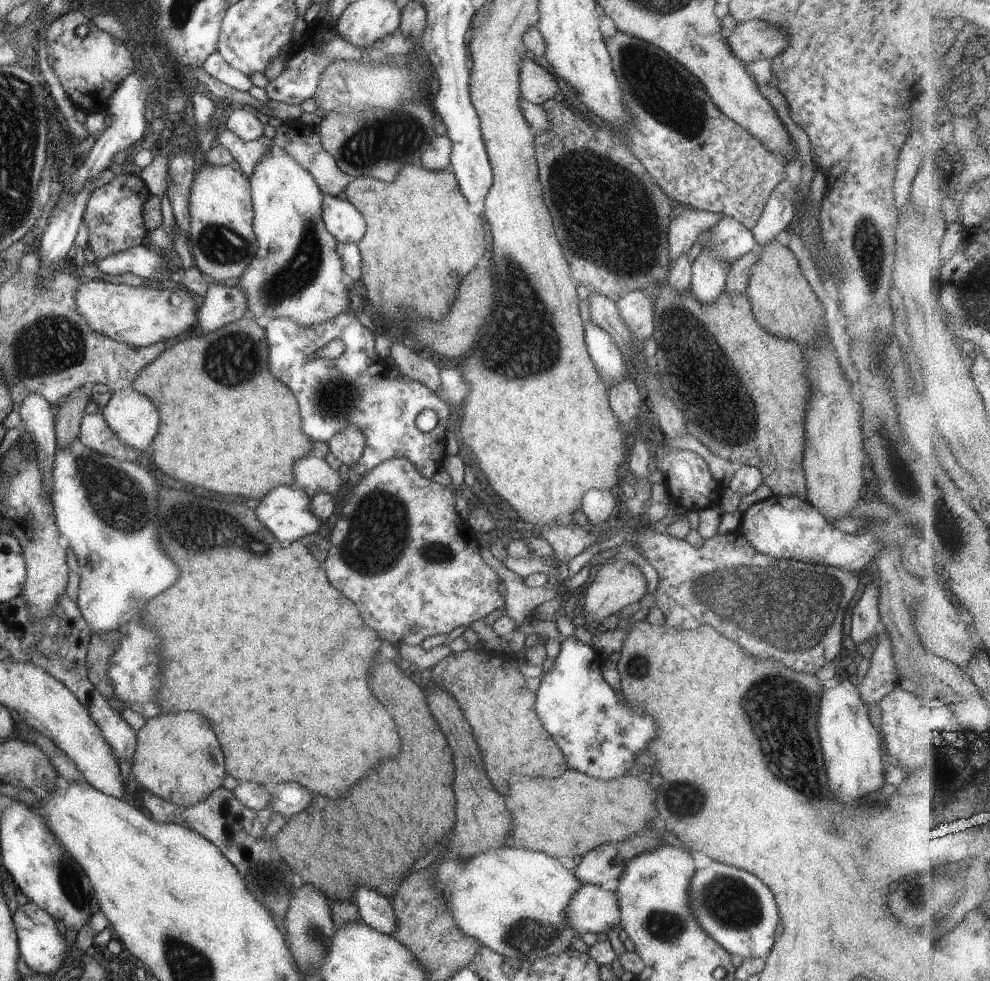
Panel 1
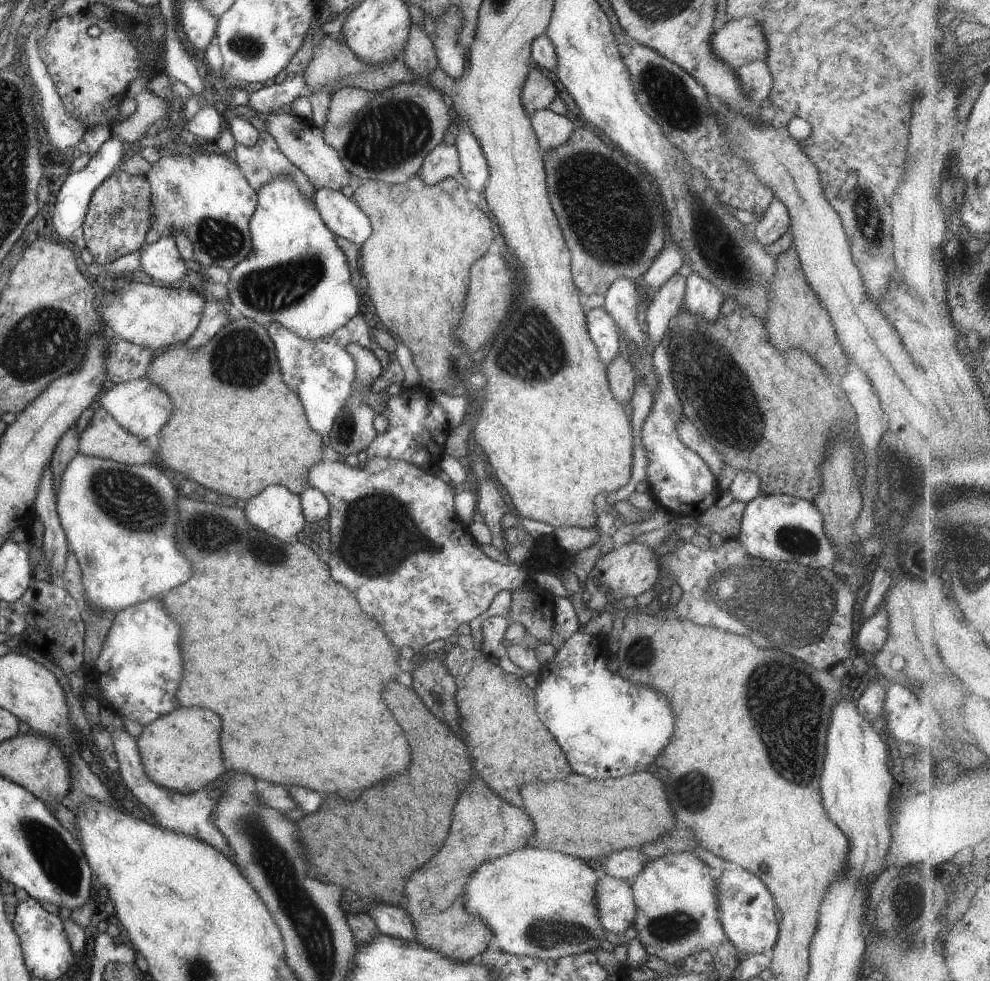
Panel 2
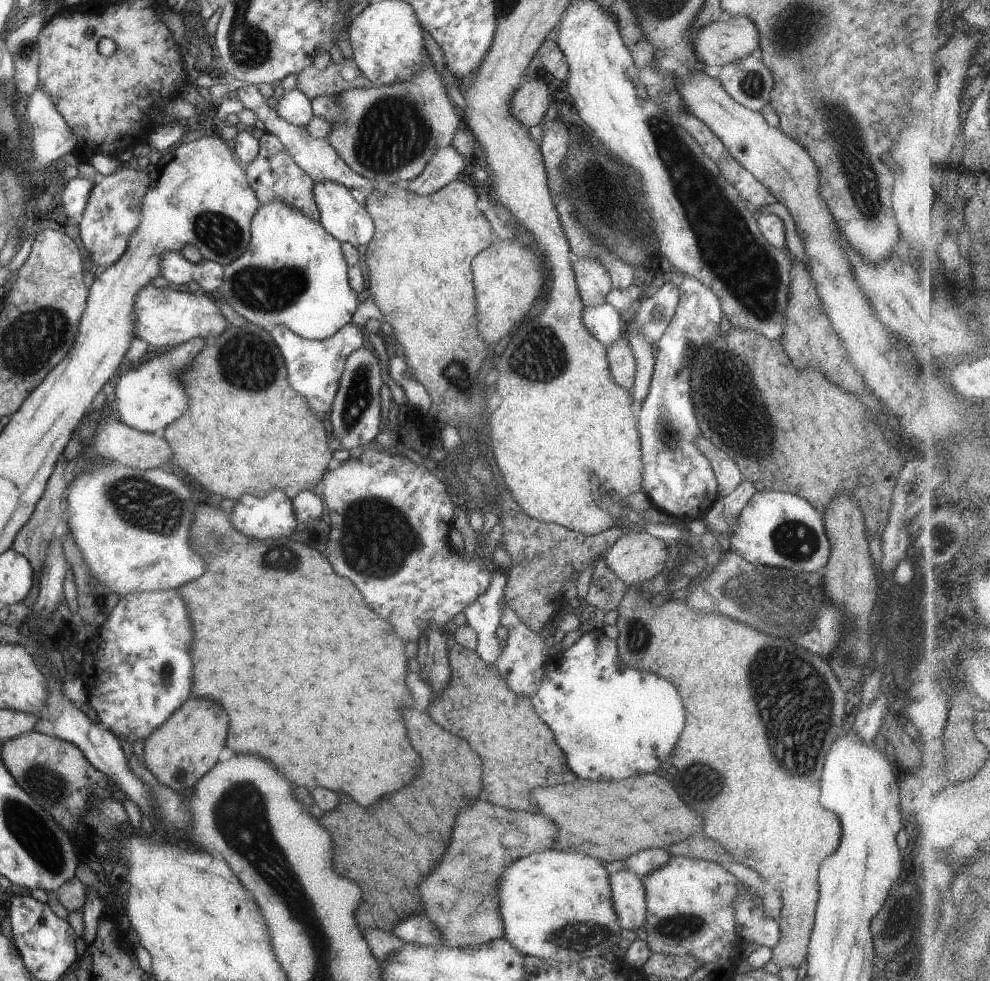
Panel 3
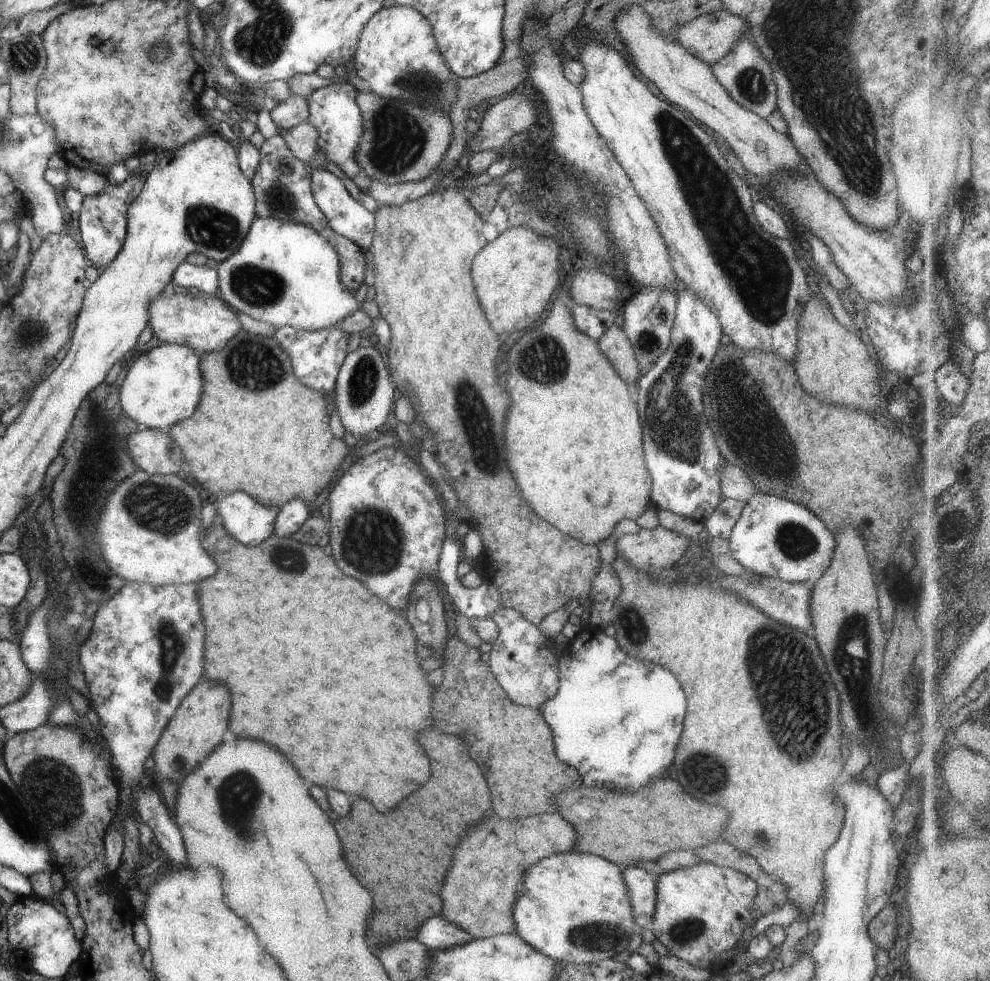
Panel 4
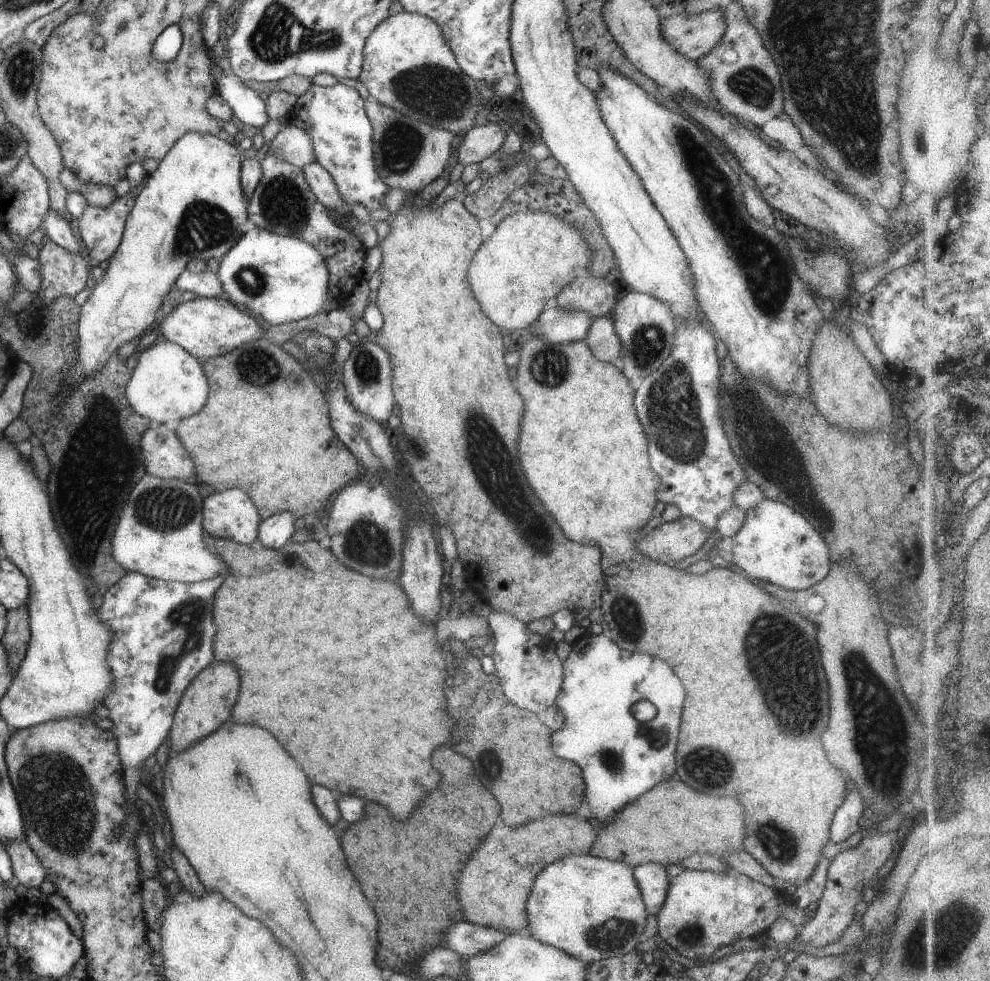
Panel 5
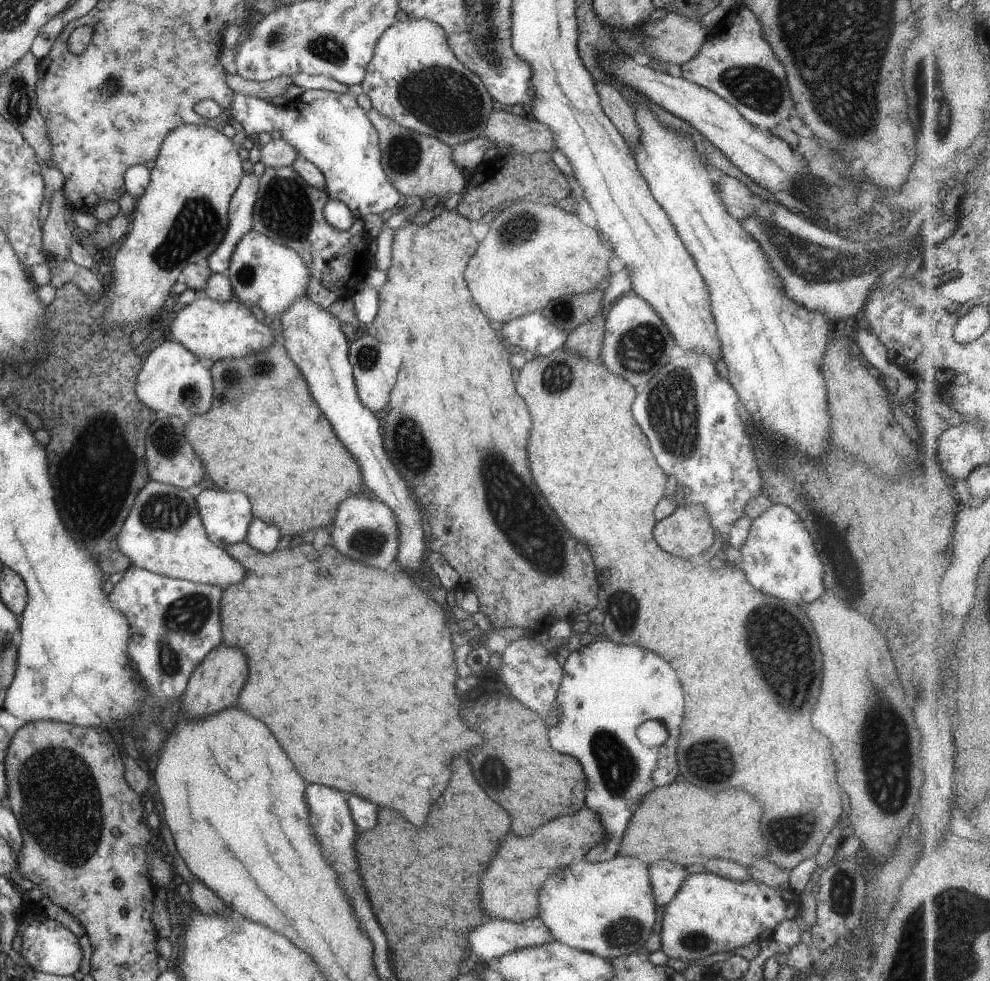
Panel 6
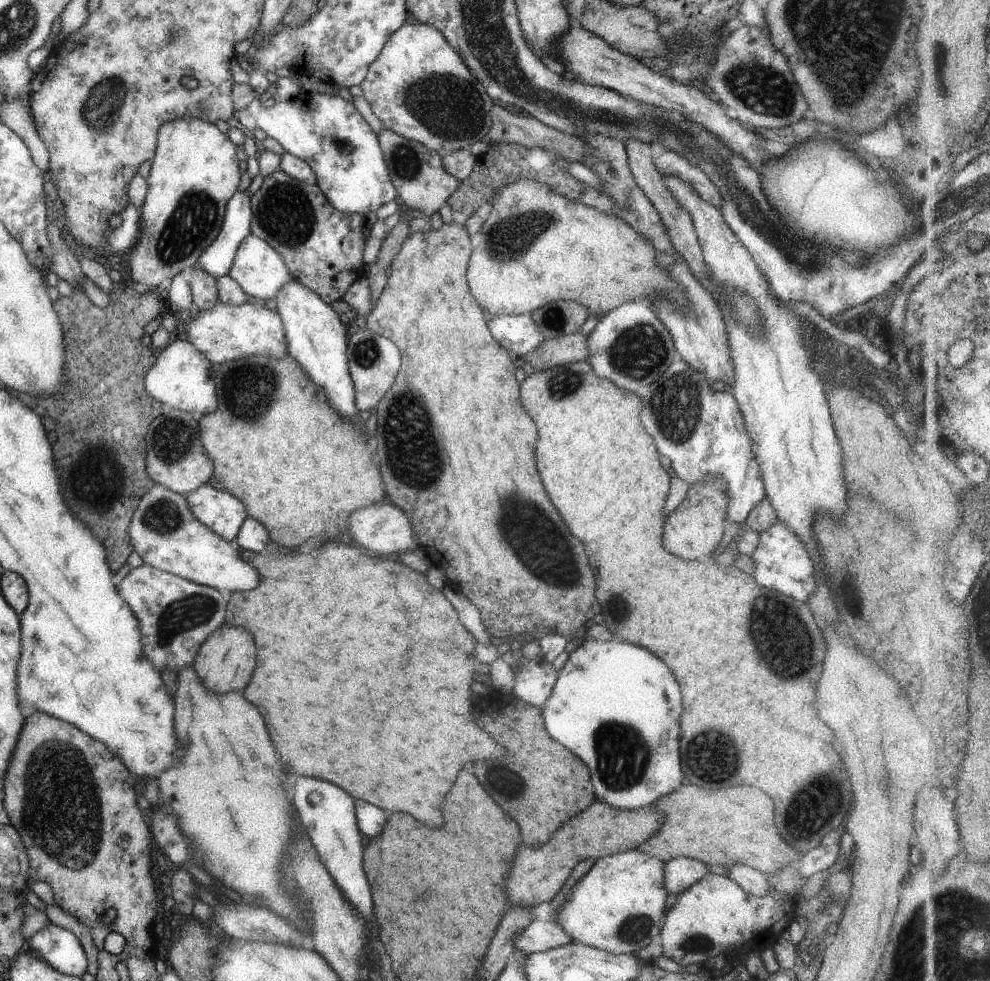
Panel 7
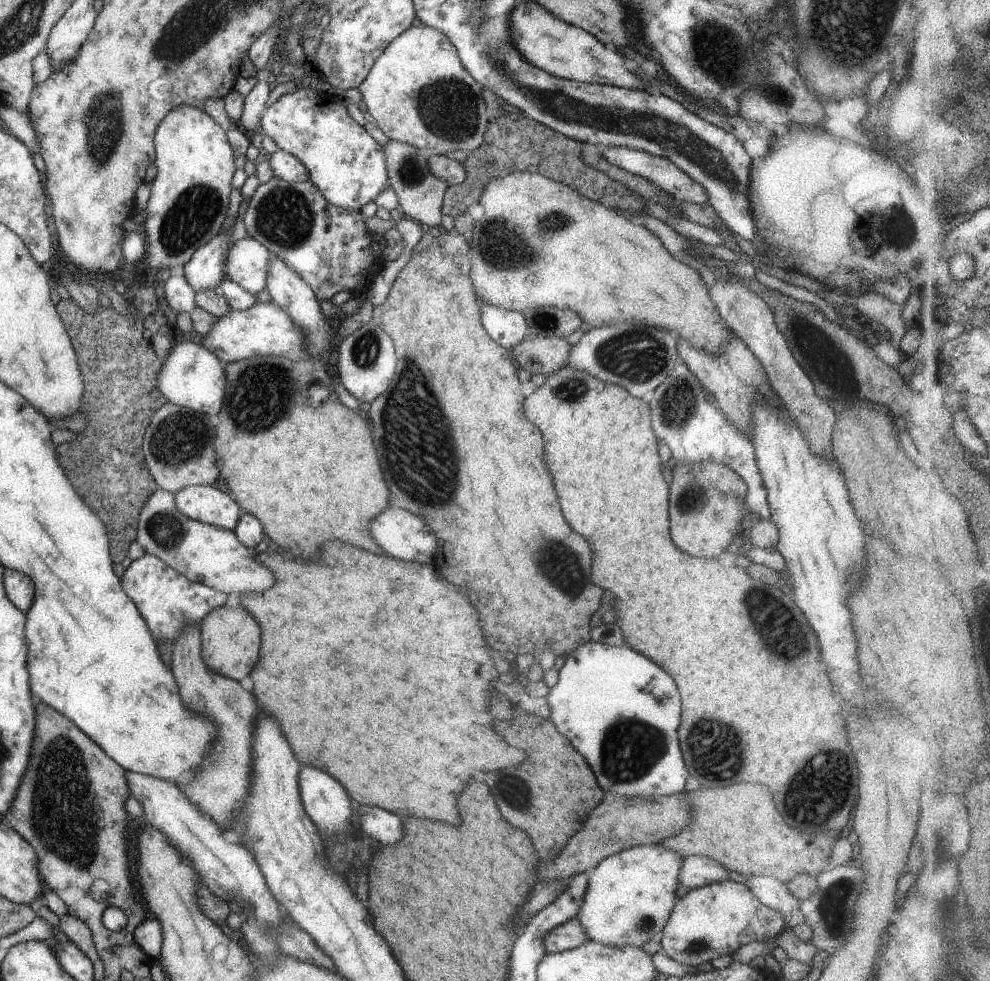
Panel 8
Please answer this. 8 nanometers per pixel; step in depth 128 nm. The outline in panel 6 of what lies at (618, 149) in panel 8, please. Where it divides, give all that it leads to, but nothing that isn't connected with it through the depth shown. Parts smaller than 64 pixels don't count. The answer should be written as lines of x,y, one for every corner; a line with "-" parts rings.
728,175
715,183
716,190
724,202
724,208
732,218
740,221
756,212
758,201
754,200
755,194
745,183

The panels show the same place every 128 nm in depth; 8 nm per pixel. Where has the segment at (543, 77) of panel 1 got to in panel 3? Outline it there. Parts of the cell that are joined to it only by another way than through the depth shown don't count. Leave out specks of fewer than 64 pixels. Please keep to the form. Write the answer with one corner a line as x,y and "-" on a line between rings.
530,77
512,94
510,112
520,124
526,128
540,125
552,102
550,88
544,80
534,80

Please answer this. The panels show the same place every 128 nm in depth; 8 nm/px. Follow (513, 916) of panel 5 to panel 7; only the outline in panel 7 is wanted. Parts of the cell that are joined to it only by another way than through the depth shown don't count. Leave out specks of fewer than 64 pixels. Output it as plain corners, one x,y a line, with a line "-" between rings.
604,800
594,801
572,820
564,822
564,826
560,826
542,848
518,848
510,874
504,880
504,892
510,906
534,908
542,902
550,903
576,865
593,863
606,855
637,849
658,832
662,822
662,814
653,805
636,810
620,810
608,806

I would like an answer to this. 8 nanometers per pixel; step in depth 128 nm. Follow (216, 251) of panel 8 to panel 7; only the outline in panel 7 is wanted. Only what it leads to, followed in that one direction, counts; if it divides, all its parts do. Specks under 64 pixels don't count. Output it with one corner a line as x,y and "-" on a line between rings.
236,191
228,201
224,222
218,236
198,258
202,270
206,270
212,278
217,279
229,274
240,242
251,233
250,198
247,191

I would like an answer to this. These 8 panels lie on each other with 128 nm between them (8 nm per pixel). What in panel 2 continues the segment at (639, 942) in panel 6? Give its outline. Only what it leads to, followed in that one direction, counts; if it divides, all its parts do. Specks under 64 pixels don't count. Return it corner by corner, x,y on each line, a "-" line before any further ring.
531,846
526,852
519,848
510,854
487,860
476,868
464,888
468,914
484,920
492,931
494,943
508,954
558,960
601,948
600,942
606,938
606,930
600,926
596,910
596,884
600,880
600,872
576,856

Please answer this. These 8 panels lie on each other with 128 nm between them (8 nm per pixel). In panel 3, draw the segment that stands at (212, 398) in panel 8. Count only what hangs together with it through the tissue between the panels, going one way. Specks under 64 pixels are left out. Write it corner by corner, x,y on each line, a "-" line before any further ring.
201,337
191,338
119,376
114,386
113,405
120,421
142,432
161,434
171,422
180,419
188,408
188,396
178,373
188,372
188,366
207,343

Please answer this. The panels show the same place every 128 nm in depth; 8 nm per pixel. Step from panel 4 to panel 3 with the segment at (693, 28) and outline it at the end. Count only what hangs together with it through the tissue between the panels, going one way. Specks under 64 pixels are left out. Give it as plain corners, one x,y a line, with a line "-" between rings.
731,16
725,20
710,22
697,30
693,39
694,54
705,66
726,66
738,62
750,54
759,54
760,33
749,16

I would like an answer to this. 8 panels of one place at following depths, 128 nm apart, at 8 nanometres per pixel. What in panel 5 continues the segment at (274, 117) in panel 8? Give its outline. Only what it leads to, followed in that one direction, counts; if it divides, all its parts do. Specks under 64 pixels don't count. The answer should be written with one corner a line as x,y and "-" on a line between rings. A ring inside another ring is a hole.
208,49
208,56
212,63
224,70
216,78
216,93
226,100
248,131
260,130
269,119
264,96
248,88
242,79
232,72
226,57
218,58
212,49
-
342,83
330,87
313,84
298,97
291,123
308,132
314,144
316,162
330,173
344,202
350,206
361,204
371,211
384,208
384,196
390,187
378,174
372,142
374,130
364,101
356,89

